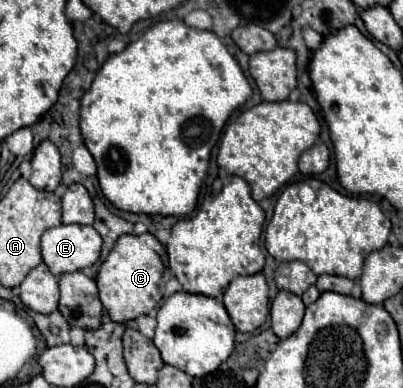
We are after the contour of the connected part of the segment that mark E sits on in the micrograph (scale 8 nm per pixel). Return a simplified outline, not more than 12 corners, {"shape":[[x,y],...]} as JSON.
{"shape":[[61,224],[41,238],[43,262],[55,276],[99,260],[93,226]]}

